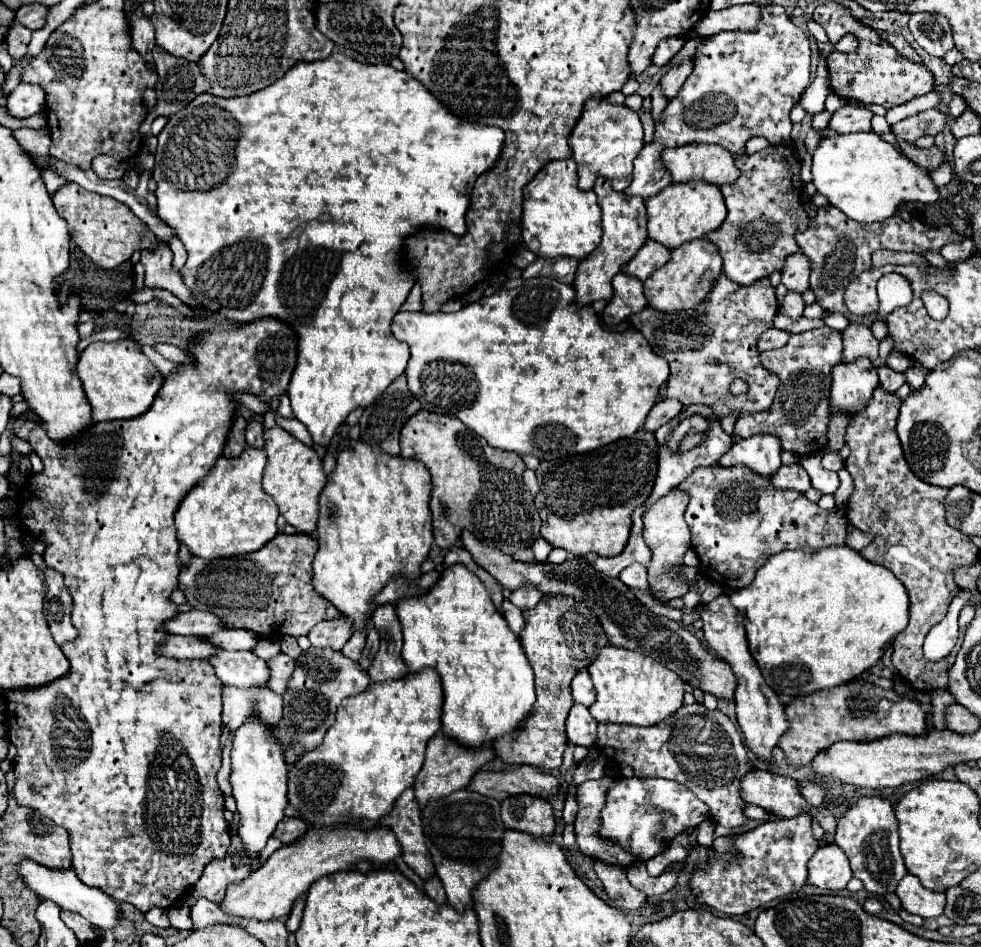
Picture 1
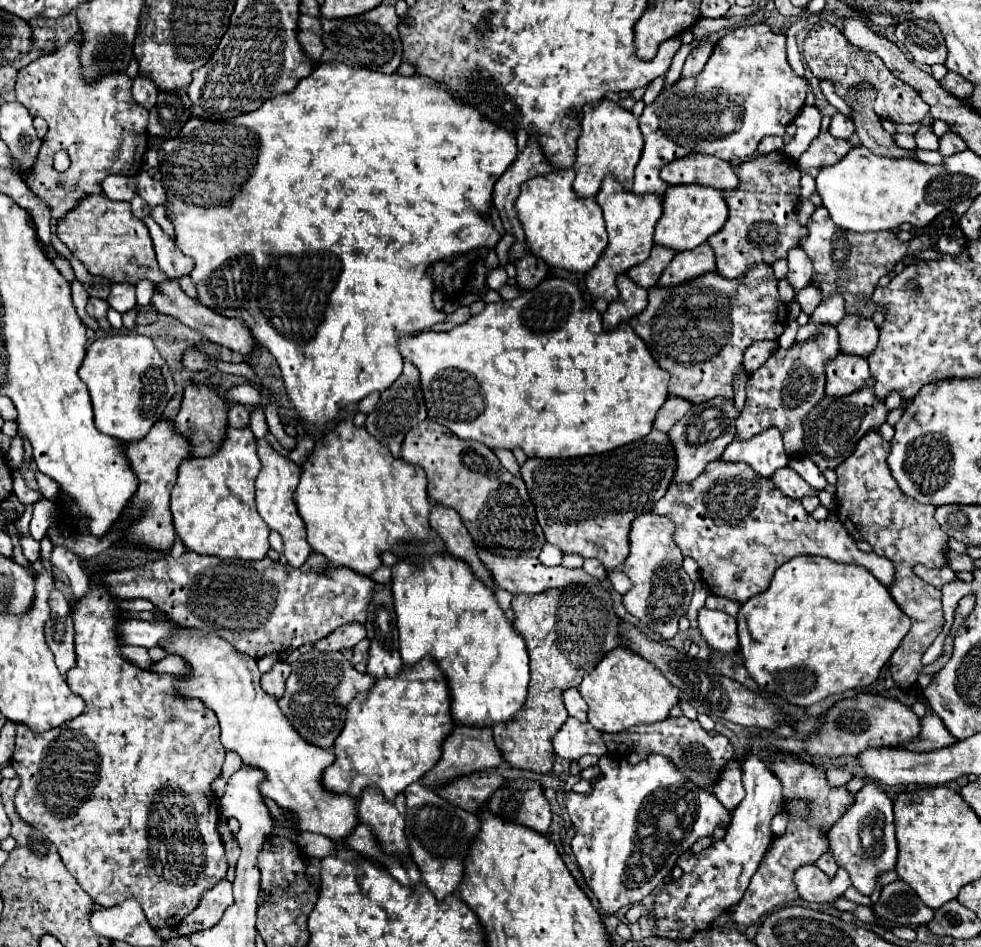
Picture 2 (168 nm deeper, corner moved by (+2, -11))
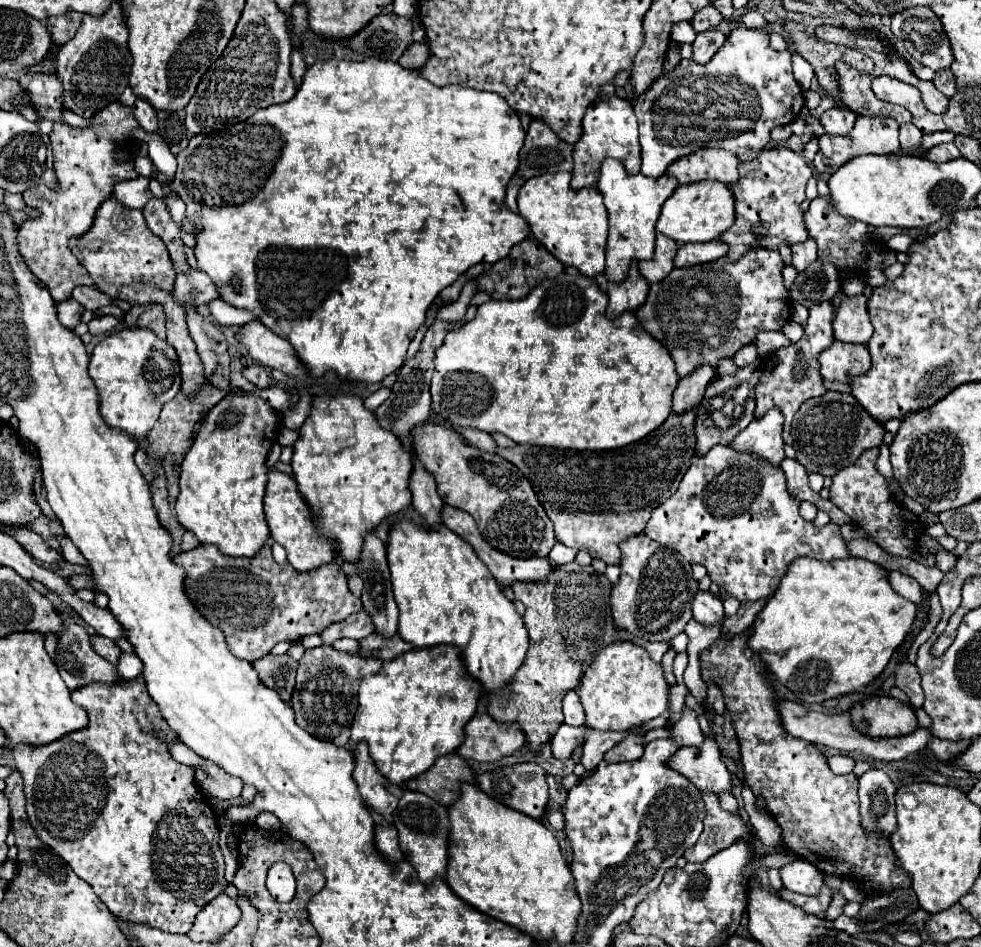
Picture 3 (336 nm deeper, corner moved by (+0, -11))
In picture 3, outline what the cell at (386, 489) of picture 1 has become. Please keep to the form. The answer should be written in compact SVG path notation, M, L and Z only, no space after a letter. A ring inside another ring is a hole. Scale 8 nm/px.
M321 394L313 400L311 412L299 428L299 438L293 444L291 466L299 492L317 514L317 530L337 542L339 558L343 558L345 562L357 560L363 548L363 536L373 532L373 526L377 526L385 516L391 516L411 504L411 454L403 448L393 432L383 430L377 424L375 414L363 406L363 398L357 394Z

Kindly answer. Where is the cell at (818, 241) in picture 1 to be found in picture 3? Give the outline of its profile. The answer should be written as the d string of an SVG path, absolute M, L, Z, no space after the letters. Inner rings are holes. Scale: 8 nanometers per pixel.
M819 196L811 202L811 208L805 212L805 228L807 228L809 236L821 248L819 258L837 264L839 268L879 268L879 270L885 270L887 266L897 262L893 250L887 250L885 246L879 246L869 238L869 234L867 234L869 228L863 222L841 216L835 210L835 206L831 204L829 196Z

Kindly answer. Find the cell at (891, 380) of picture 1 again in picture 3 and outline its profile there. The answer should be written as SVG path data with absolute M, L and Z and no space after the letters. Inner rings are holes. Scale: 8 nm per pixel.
M825 392L821 398L807 400L793 418L793 448L797 460L807 472L821 476L835 476L841 468L853 464L865 450L879 448L885 428L871 420L871 416L857 404L851 394Z

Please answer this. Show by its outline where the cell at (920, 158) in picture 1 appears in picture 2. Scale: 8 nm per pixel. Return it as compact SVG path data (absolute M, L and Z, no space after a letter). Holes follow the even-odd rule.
M863 96L863 100L857 100L849 104L853 110L853 122L857 128L857 136L865 148L879 156L889 156L889 158L911 158L917 160L915 150L903 150L895 144L893 134L885 132L881 126L881 120L875 116L871 108L871 96Z

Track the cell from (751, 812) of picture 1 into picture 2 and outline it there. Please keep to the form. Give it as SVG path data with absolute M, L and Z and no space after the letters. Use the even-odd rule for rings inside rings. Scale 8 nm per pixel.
M609 756L599 758L601 778L593 782L589 794L565 792L565 808L575 826L575 838L571 840L573 854L581 866L587 886L595 892L605 914L617 912L621 906L631 902L641 902L651 890L673 870L677 858L687 852L699 838L713 836L719 826L725 830L731 824L731 812L711 794L695 788L691 782L683 782L679 770L665 756L647 756L643 762L631 766L625 758L615 760ZM649 808L653 814L653 824L649 830L639 828L639 814Z

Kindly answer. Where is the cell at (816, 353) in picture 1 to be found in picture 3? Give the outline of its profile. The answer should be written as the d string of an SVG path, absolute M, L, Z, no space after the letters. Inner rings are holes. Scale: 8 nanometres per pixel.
M821 302L821 304L813 306L809 310L809 320L805 324L803 338L795 344L789 344L787 348L779 348L777 352L773 352L773 356L765 358L765 372L761 372L761 384L757 386L755 416L763 416L773 406L781 408L783 416L785 416L785 444L793 442L791 440L791 420L793 420L795 412L799 410L799 406L809 398L825 394L817 356L821 354L821 350L825 350L829 346L829 342L835 340L833 330L831 330L833 312L835 312L833 302Z

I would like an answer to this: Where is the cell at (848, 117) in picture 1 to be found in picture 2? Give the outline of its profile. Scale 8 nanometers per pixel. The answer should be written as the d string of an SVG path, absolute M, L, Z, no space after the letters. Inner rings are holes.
M837 112L837 114L833 114L833 118L831 118L829 132L831 132L835 138L849 140L849 138L853 138L853 134L855 134L855 124L853 124L853 120L849 120L847 116L843 116L843 114Z

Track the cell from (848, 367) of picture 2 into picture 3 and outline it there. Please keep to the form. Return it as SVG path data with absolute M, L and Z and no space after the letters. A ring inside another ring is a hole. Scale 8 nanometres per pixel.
M835 340L829 348L825 348L819 354L819 366L821 366L821 376L825 380L839 380L847 384L849 378L869 370L871 358L867 346L845 344Z

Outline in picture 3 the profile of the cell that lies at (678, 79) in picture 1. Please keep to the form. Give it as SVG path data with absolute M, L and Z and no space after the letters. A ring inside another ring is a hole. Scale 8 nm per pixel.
M707 30L707 32L699 32L695 42L693 42L693 60L705 64L711 60L711 56L723 46L725 42L725 34L719 30Z

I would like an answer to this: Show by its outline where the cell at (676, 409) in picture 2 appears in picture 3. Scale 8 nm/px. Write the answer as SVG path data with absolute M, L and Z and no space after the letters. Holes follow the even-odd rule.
M701 364L689 376L681 378L677 384L677 390L673 394L673 412L685 412L685 410L697 406L703 400L705 388L713 376L715 376L713 366Z

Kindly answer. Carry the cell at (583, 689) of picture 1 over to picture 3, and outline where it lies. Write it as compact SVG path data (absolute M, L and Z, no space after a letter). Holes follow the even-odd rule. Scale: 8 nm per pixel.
M575 690L567 692L563 698L563 714L567 726L585 726L585 712Z

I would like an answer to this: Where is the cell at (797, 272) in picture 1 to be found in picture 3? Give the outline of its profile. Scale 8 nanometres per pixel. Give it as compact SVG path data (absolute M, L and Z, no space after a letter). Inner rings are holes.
M813 238L799 242L799 244L793 244L791 250L793 250L793 266L799 272L801 272L801 268L807 268L807 264L811 264L817 258L817 244Z

